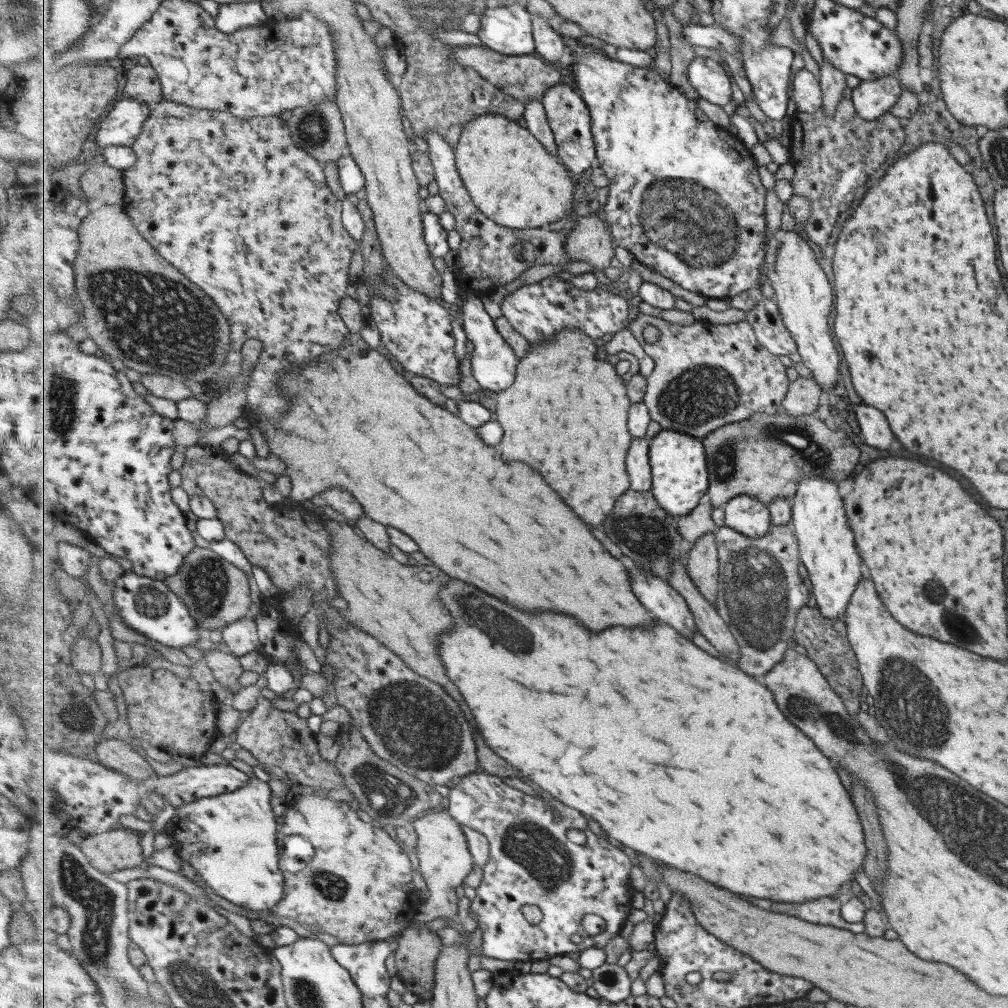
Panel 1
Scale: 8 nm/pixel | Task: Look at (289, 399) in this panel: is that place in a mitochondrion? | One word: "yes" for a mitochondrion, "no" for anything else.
no

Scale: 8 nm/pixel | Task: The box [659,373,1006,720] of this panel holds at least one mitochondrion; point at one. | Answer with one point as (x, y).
(759, 599)

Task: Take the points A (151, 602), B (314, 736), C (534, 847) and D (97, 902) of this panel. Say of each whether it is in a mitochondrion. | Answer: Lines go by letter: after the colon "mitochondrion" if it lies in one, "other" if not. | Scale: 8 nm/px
A: mitochondrion
B: other
C: mitochondrion
D: mitochondrion

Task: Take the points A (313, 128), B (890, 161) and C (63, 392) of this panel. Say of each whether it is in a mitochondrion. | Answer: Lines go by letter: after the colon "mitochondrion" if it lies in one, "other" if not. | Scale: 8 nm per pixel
A: mitochondrion
B: other
C: mitochondrion

